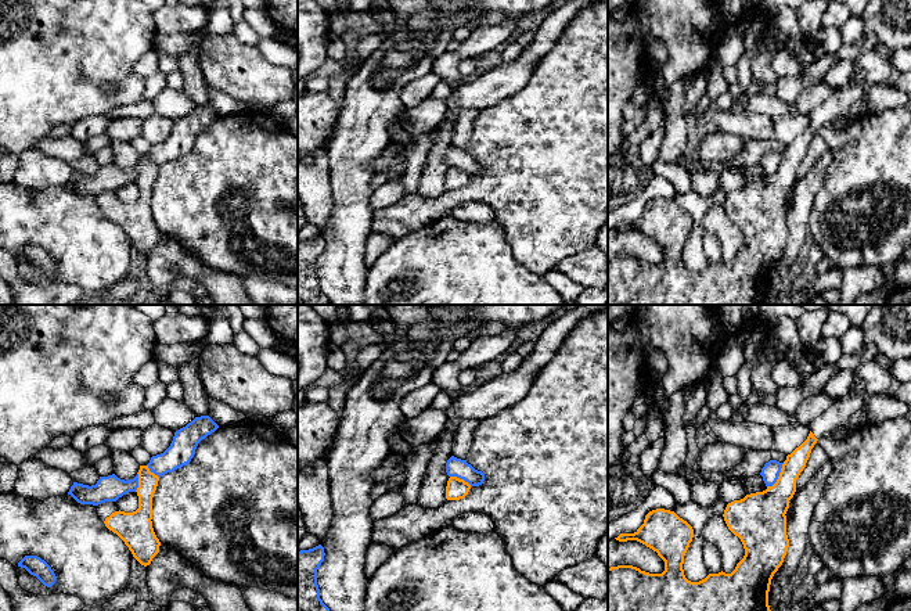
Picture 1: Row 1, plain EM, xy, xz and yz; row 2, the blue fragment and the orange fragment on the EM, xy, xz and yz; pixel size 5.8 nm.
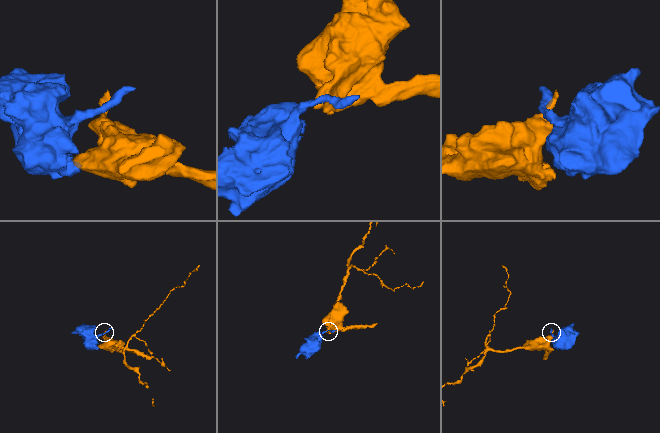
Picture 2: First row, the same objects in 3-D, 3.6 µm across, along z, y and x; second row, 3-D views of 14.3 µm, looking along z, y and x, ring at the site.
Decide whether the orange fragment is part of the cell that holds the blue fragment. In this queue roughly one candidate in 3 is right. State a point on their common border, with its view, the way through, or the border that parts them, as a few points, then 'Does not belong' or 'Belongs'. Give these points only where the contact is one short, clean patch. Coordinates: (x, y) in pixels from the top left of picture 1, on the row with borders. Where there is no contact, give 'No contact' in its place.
Touches blue at yz (778, 475). Boundary: yz (784, 463), (778, 478), (767, 486). Does not belong

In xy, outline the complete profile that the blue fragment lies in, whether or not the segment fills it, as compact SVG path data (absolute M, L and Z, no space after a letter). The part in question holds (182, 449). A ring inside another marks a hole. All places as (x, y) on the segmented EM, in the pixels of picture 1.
M195 417L186 427L174 432L170 446L161 454L152 456L147 464L159 478L188 464L195 454L198 443L215 432L219 425L209 417Z

